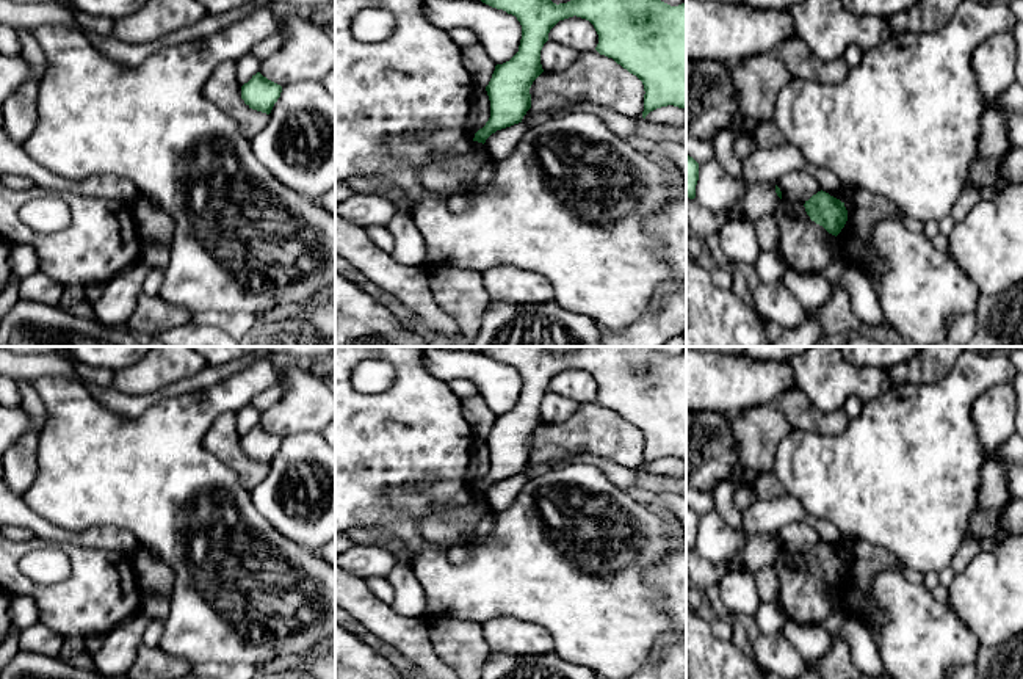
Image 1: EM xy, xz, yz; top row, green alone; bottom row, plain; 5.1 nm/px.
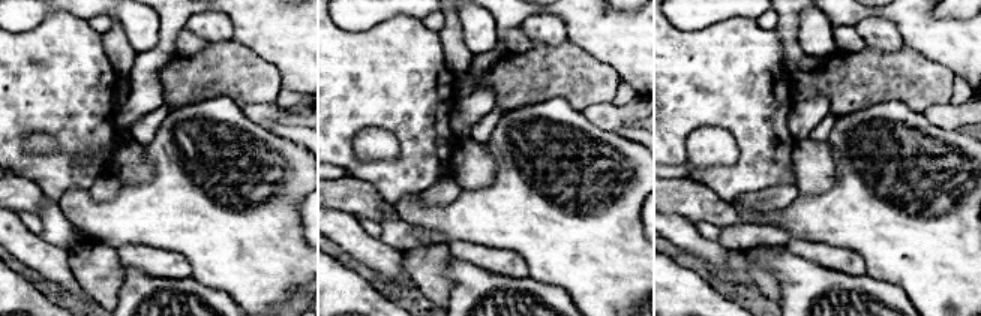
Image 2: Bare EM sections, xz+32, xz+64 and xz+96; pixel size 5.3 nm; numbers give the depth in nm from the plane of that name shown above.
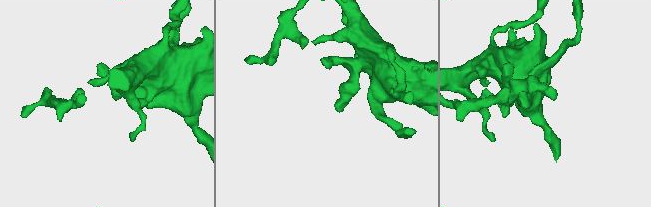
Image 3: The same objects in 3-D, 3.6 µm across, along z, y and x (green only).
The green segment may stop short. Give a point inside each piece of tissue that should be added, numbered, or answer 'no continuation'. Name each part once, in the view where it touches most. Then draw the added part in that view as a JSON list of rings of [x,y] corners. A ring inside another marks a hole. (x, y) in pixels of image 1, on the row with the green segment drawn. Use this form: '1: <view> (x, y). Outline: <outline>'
no continuation

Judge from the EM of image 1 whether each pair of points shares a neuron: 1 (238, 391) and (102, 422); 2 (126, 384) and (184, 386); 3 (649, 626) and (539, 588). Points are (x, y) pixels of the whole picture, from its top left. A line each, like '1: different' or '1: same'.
1: same
2: different
3: same

